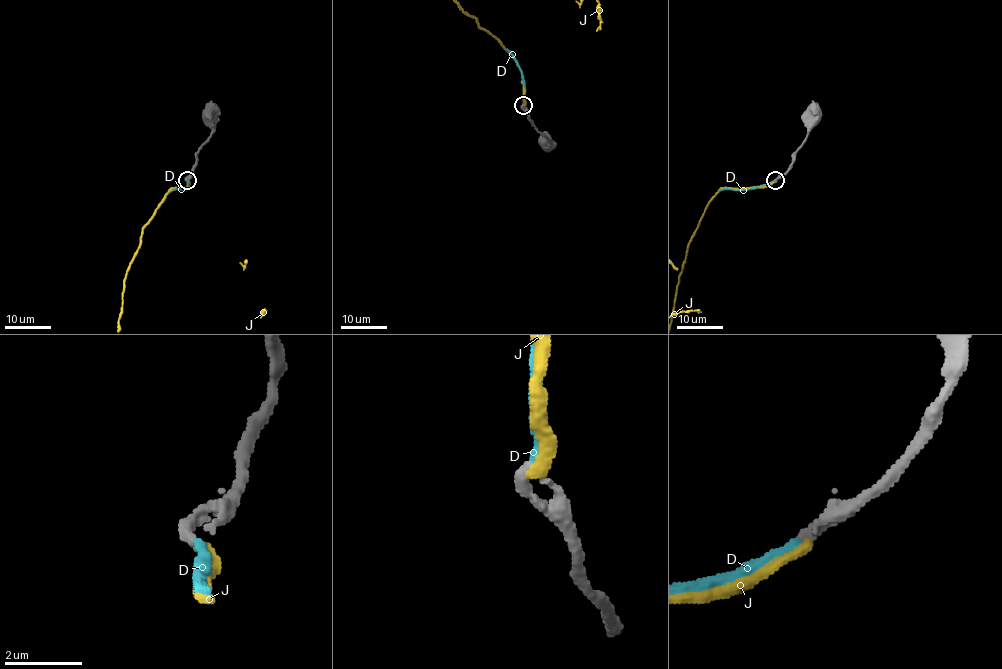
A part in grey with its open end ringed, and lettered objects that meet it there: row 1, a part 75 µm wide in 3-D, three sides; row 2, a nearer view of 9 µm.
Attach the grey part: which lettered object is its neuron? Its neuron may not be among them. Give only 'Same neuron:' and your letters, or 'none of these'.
Same neuron: D

